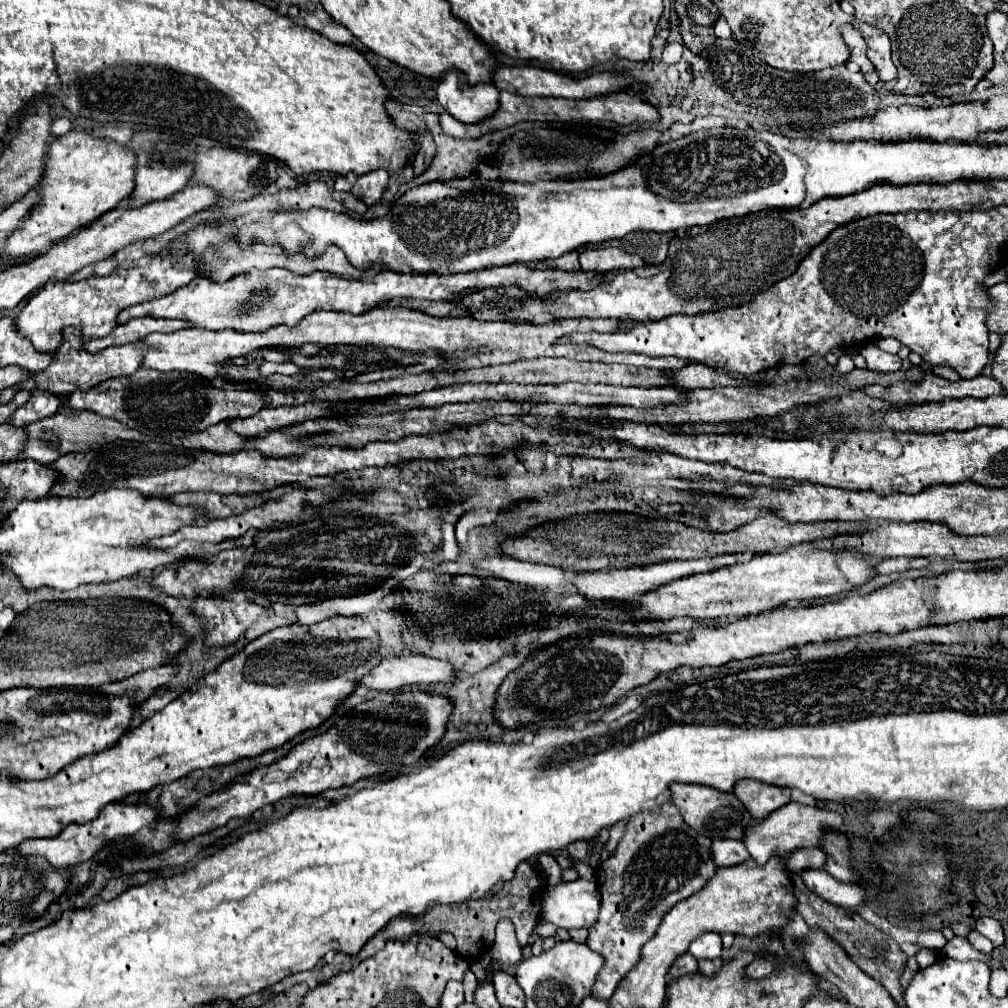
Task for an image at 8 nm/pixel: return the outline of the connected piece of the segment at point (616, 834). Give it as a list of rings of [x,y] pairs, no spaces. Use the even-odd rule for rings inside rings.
[[[622,821],[614,824],[610,828],[610,831],[609,831],[610,837],[608,842],[604,846],[604,850],[607,850],[608,852],[615,851],[625,830],[626,830],[626,822]]]

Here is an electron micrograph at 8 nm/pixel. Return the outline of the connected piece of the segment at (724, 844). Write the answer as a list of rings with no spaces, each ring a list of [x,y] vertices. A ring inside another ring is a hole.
[[[732,839],[712,841],[712,859],[716,861],[716,867],[734,867],[744,863],[748,857],[750,853],[744,849],[740,841],[732,841]]]

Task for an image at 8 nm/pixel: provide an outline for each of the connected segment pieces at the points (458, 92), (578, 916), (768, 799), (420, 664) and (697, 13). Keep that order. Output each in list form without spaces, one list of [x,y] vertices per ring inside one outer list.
[[[450,71],[448,77],[444,77],[440,83],[438,83],[438,101],[440,105],[452,115],[456,117],[458,121],[464,121],[464,123],[476,123],[476,121],[484,121],[484,117],[492,117],[492,113],[496,111],[496,105],[498,105],[498,89],[492,85],[492,83],[480,83],[480,85],[466,85],[466,77],[464,73],[460,71]]]
[[[576,879],[552,885],[544,897],[542,919],[556,927],[574,929],[596,923],[600,907],[600,889],[596,881]]]
[[[738,781],[736,789],[732,793],[744,803],[748,813],[756,821],[766,819],[772,811],[776,811],[792,801],[788,787],[764,785],[762,781]]]
[[[398,655],[380,661],[380,665],[376,665],[360,685],[372,691],[394,691],[402,685],[446,683],[452,679],[454,669],[450,663],[422,655]]]
[[[696,5],[690,9],[690,13],[692,13],[694,23],[698,23],[698,25],[712,25],[716,21],[716,15],[706,13],[702,7],[696,7]]]

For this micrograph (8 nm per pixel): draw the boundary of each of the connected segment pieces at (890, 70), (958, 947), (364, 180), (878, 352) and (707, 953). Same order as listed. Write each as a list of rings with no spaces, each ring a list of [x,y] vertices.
[[[856,21],[854,29],[858,29],[862,33],[866,45],[868,45],[868,59],[876,67],[876,73],[880,75],[880,79],[882,81],[894,81],[896,79],[896,67],[890,59],[890,39],[888,39],[888,35],[882,29],[870,27],[862,21]]]
[[[954,937],[952,941],[948,941],[944,945],[944,953],[952,959],[962,959],[962,961],[968,961],[968,959],[982,959],[984,963],[990,963],[992,961],[992,955],[986,955],[986,953],[980,953],[976,951],[968,939],[964,937]]]
[[[372,171],[368,175],[360,175],[352,187],[352,195],[372,207],[380,201],[382,193],[388,187],[388,173],[386,171]]]
[[[868,343],[860,349],[862,357],[866,359],[866,367],[870,371],[880,371],[880,373],[892,373],[900,369],[900,357],[898,355],[890,355],[882,349],[878,349],[874,343]]]
[[[702,933],[690,945],[690,953],[696,959],[716,959],[722,953],[722,939],[718,933]]]

